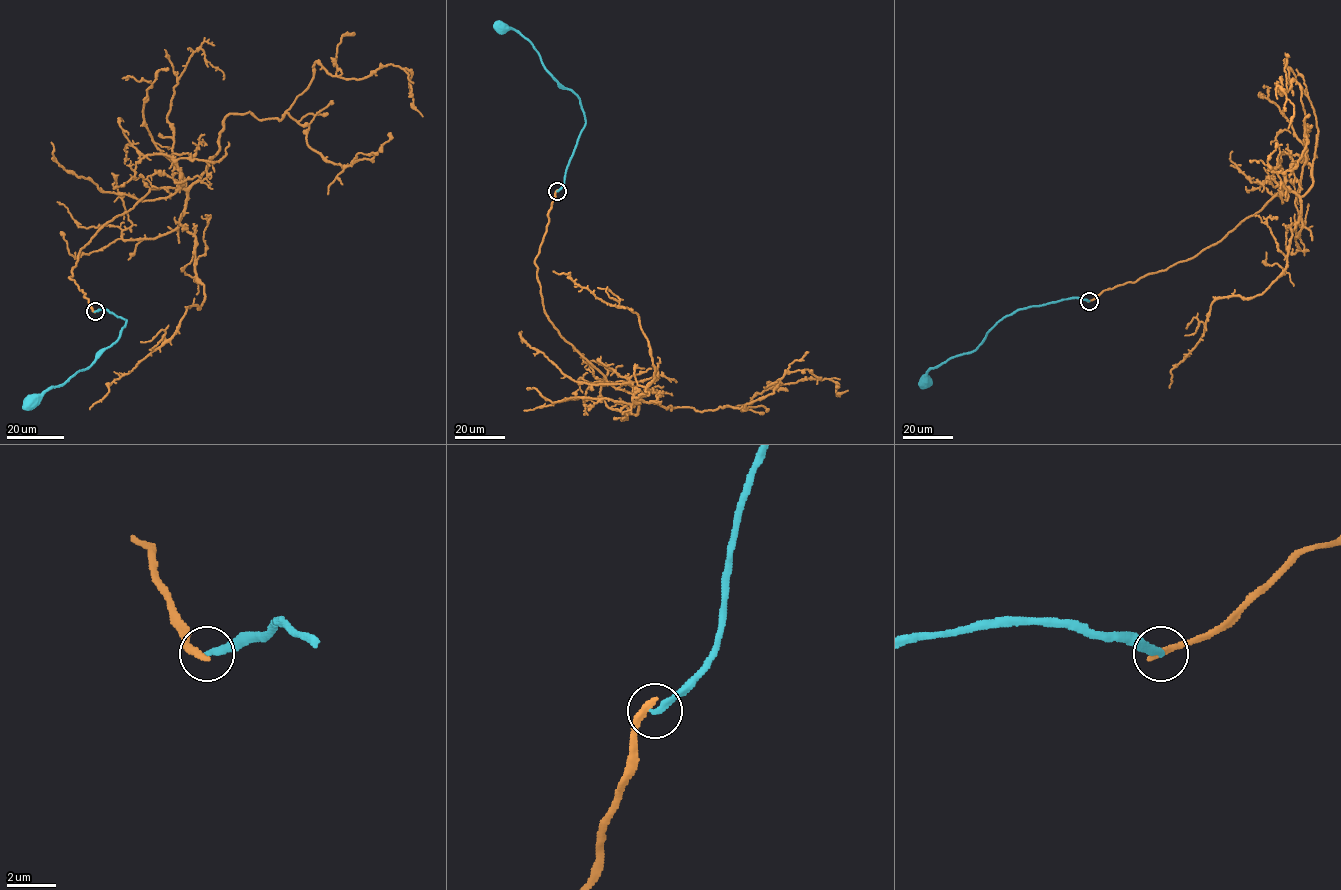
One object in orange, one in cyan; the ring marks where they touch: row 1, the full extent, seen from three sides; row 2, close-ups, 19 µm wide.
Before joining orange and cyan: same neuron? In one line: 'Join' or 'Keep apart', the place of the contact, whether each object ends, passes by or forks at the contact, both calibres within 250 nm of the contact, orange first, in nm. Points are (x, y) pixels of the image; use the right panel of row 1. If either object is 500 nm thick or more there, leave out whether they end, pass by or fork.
Keep apart. Place: (1089, 301). At the ring orange ends. At the ring cyan ends. Thickness 320 nm (orange) against 280 nm

